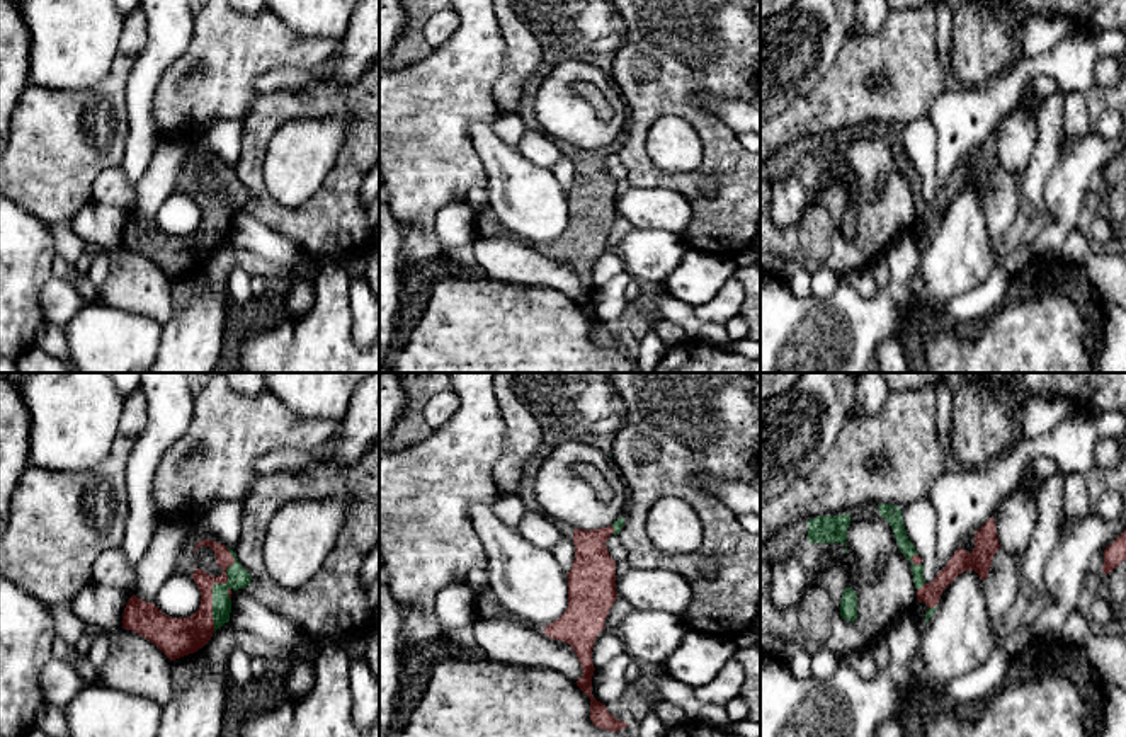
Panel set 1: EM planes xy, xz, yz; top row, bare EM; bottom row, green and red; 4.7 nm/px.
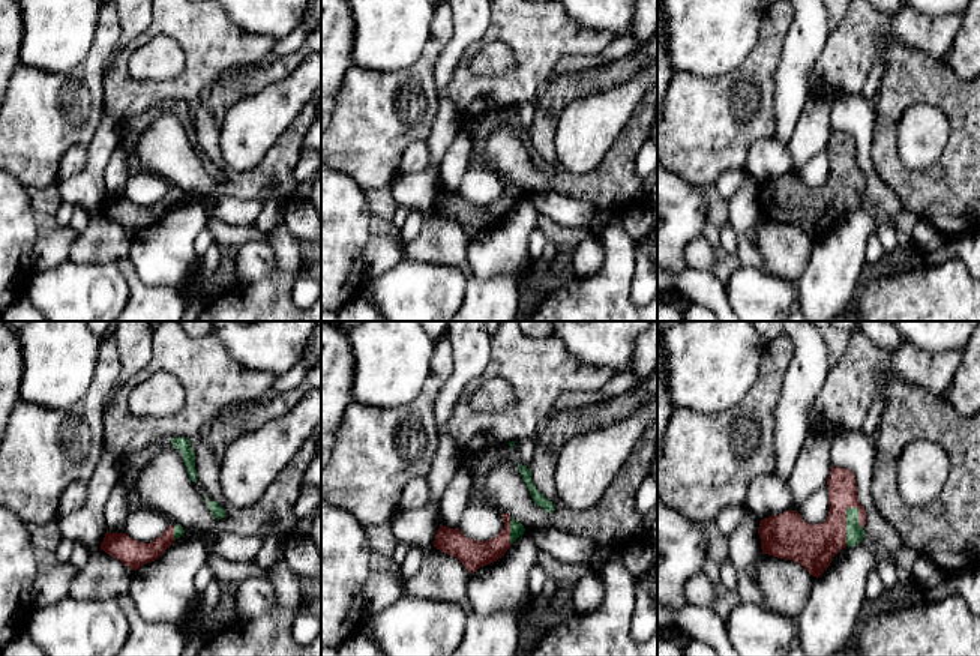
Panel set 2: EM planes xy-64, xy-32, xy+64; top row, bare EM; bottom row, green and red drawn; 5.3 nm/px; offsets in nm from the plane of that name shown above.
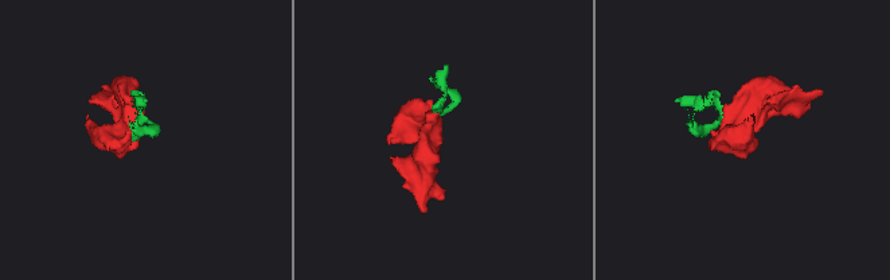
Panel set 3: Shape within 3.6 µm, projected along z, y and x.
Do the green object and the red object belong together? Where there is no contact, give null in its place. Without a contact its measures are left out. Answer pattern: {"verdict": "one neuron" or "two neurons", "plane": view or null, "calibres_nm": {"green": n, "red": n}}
{"verdict": "one neuron", "plane": "xy", "calibres_nm": {"green": 100, "red": 160}}

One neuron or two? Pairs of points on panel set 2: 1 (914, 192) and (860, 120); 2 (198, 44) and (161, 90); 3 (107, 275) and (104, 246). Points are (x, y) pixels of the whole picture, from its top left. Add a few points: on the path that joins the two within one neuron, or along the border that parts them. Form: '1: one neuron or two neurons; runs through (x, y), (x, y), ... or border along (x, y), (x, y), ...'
1: two neurons; border along (874, 101), (872, 164)
2: one neuron; runs through (198, 59), (198, 66), (176, 89)
3: two neurons; border along (71, 258), (80, 263), (114, 263)

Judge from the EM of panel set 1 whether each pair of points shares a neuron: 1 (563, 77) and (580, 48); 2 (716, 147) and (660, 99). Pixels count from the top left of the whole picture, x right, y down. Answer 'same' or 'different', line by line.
1: different
2: same

